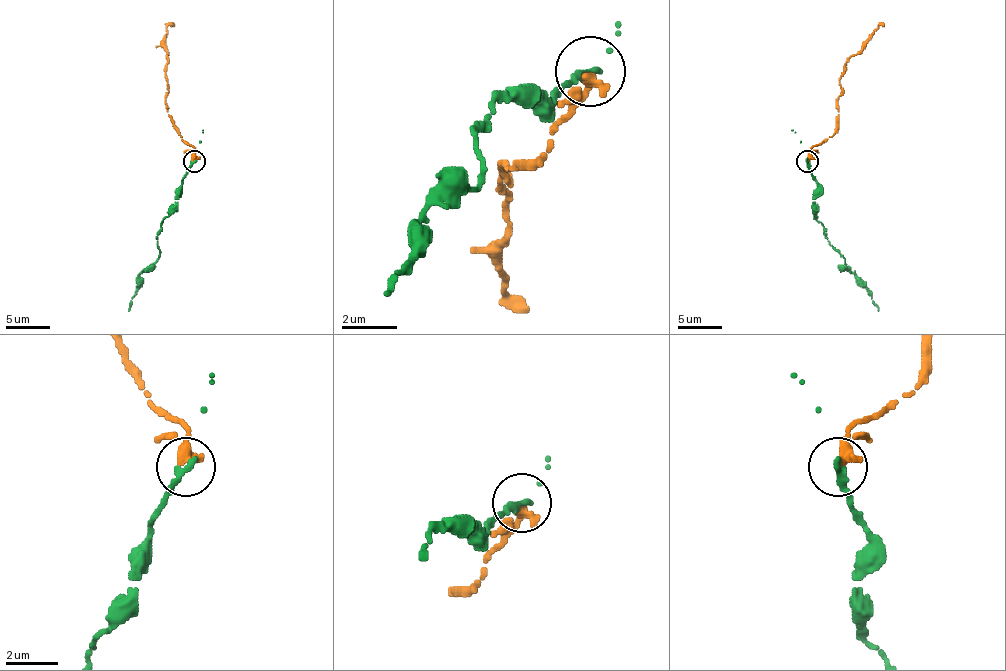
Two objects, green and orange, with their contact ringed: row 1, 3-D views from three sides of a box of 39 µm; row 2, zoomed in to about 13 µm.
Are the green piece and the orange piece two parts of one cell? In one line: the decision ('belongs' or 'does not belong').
does not belong

